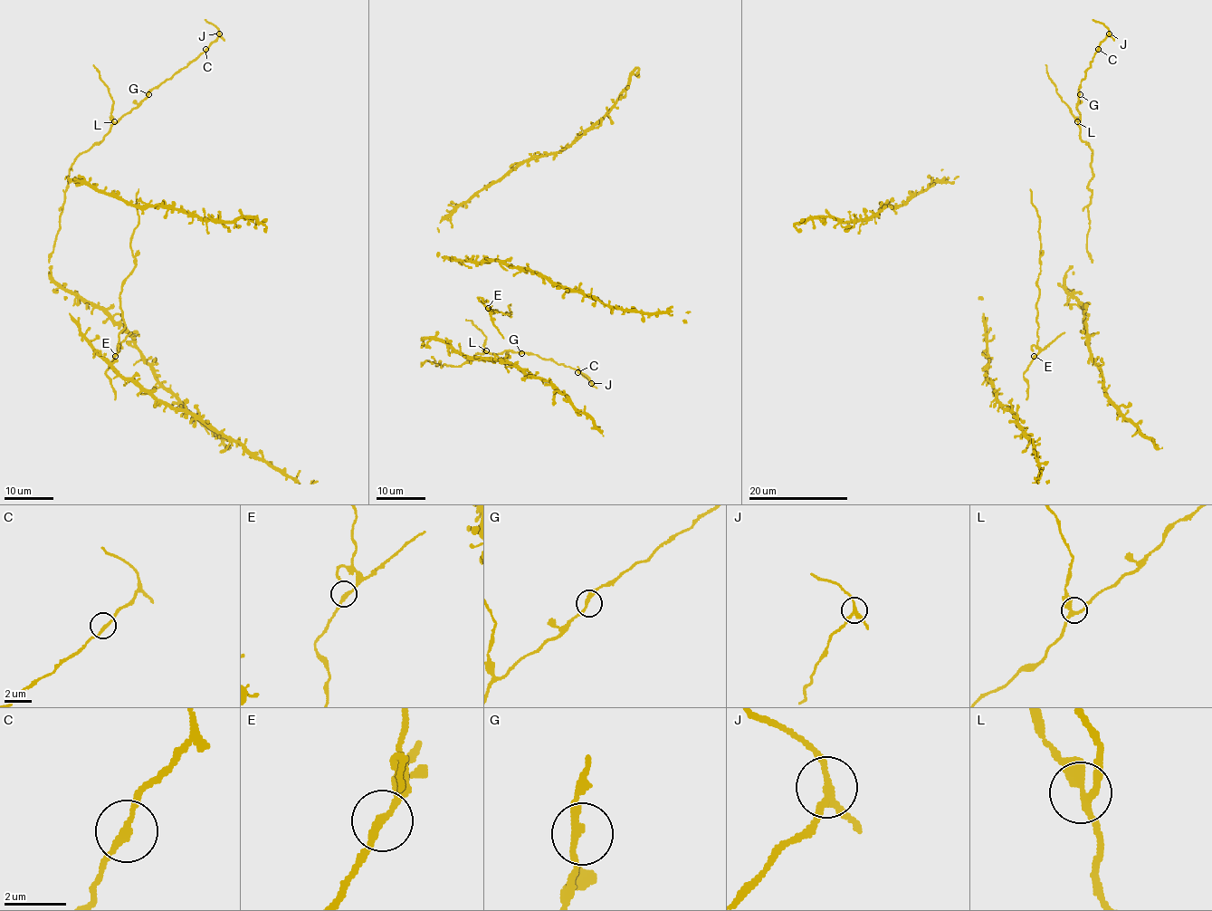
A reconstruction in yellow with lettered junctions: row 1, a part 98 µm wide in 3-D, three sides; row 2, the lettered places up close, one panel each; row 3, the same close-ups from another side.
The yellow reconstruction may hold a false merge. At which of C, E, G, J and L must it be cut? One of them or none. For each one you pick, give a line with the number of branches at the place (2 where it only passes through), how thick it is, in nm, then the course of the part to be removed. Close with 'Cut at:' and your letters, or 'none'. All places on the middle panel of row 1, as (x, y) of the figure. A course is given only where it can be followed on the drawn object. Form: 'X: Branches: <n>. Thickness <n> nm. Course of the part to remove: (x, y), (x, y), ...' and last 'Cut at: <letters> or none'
J: Branches: 3. Thickness 220 nm. Course of the part to remove: (591, 383), (577, 366)
Cut at: J

